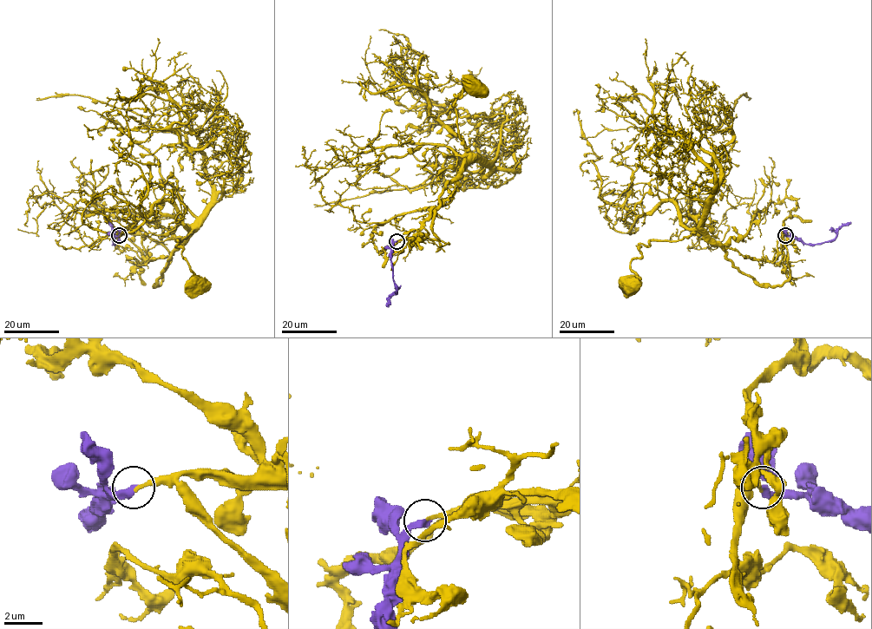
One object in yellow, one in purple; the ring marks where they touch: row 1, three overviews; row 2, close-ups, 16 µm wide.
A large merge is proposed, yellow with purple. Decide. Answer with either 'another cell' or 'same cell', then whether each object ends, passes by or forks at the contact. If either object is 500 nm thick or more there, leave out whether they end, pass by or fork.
same cell; yellow ends there; purple ends there

